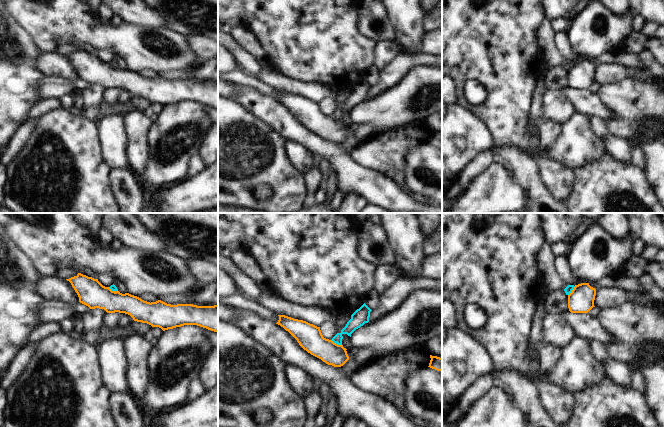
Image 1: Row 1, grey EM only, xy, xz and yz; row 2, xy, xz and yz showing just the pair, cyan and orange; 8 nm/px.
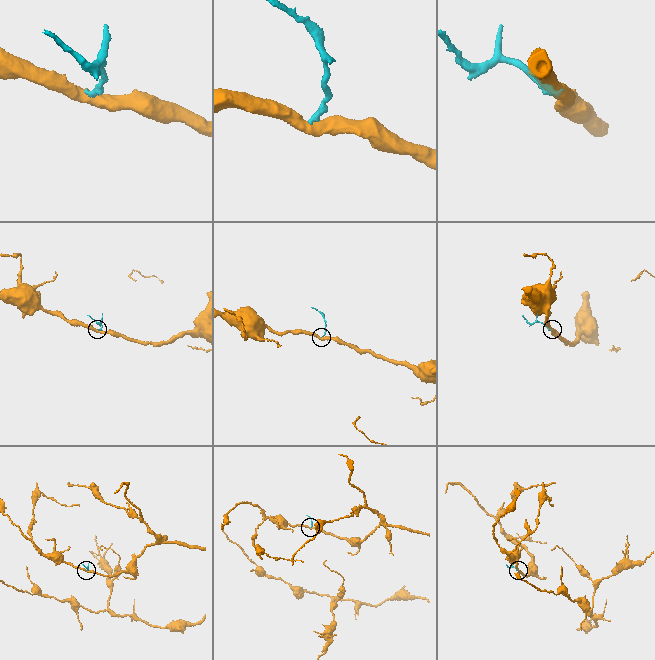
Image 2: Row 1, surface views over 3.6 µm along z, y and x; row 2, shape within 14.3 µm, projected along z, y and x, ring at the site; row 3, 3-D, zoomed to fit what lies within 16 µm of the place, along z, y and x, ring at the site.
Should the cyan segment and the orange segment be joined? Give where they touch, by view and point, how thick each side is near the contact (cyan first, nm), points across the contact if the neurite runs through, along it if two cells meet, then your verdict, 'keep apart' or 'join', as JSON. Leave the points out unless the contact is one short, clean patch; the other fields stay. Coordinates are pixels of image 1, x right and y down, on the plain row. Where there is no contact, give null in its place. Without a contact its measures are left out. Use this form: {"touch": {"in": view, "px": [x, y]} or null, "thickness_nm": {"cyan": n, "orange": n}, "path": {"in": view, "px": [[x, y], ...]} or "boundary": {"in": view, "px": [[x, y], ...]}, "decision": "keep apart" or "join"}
{"touch": {"in": "xz", "px": [336, 119]}, "thickness_nm": {"cyan": 120, "orange": 200}, "boundary": {"in": "xz", "px": [[331, 116], [341, 121]]}, "decision": "keep apart"}

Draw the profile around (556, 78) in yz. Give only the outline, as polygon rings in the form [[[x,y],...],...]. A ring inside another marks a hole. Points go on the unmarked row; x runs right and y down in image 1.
[[[556,64],[549,68],[544,75],[548,89],[563,93],[569,87],[568,84],[568,71],[565,69],[564,64]]]

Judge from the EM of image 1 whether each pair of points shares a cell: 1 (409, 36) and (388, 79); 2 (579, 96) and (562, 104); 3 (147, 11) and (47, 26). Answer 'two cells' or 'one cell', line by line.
1: two cells
2: two cells
3: two cells

